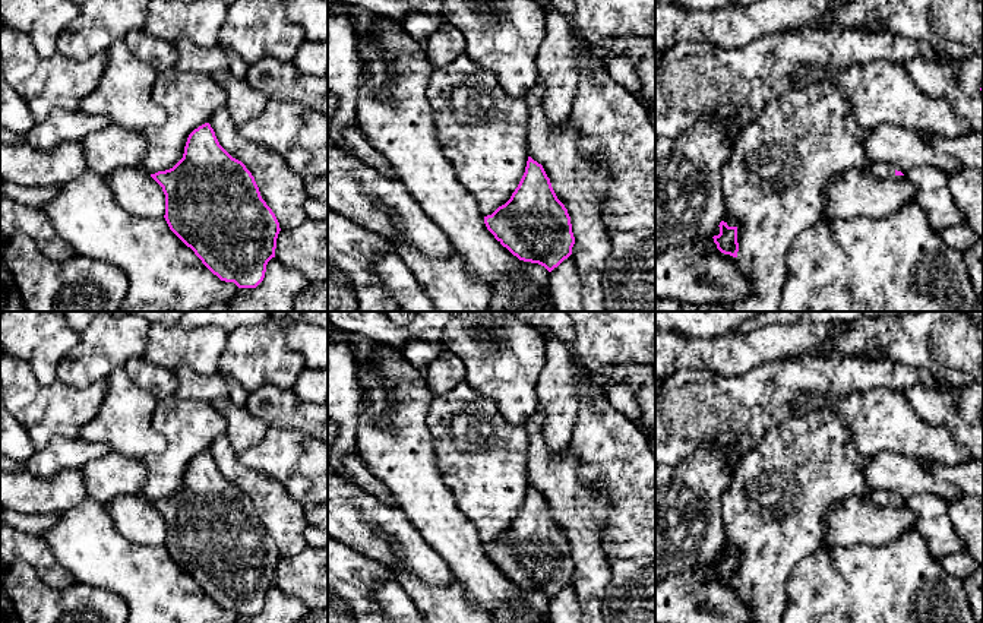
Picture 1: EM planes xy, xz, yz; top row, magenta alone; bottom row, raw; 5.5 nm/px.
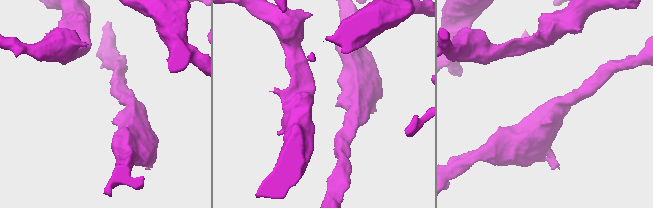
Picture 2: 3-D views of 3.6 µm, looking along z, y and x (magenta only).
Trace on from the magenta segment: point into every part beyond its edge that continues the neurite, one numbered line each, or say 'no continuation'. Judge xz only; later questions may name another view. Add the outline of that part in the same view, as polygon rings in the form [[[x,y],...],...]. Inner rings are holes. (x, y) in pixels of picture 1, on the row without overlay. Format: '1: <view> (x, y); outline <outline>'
no continuation

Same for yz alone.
1: yz (879, 497); outline [[[875,490],[870,494],[870,500],[875,506],[884,507],[895,503],[895,497],[888,490]]]

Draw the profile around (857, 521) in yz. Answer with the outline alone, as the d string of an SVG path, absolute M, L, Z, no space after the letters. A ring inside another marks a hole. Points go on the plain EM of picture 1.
M870 497L835 503L824 516L824 545L885 545L914 529L916 512L905 503L875 506Z

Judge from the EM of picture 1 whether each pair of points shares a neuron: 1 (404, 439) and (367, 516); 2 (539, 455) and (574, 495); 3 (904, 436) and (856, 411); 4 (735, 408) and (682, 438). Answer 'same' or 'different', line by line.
1: different
2: same
3: same
4: same

